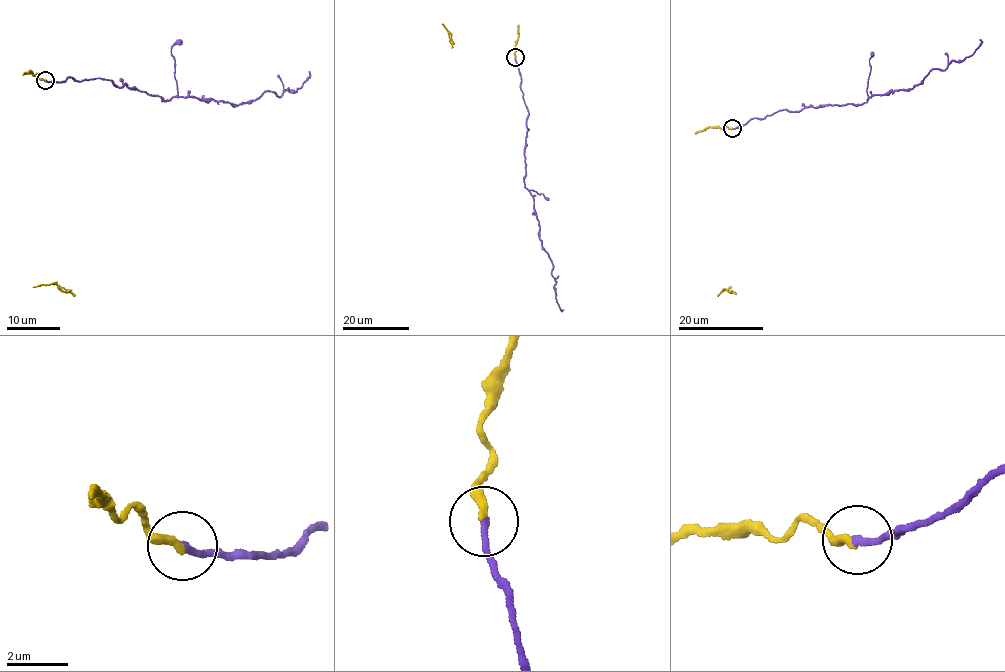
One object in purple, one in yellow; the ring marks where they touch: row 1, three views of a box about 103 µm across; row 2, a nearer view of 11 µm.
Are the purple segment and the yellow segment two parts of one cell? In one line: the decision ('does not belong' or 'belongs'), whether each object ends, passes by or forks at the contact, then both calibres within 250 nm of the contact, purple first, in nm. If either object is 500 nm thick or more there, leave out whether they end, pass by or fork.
belongs; purple ends there; yellow ends there; 240 nm thick on the purple side, 280 nm on the other

